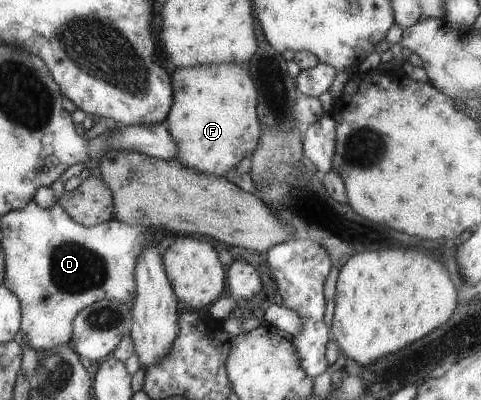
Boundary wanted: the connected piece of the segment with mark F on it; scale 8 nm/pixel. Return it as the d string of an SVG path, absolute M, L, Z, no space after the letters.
M246 65L176 68L170 84L172 105L161 124L174 140L178 164L206 176L225 177L240 160L251 157L261 126L255 112L256 90Z

